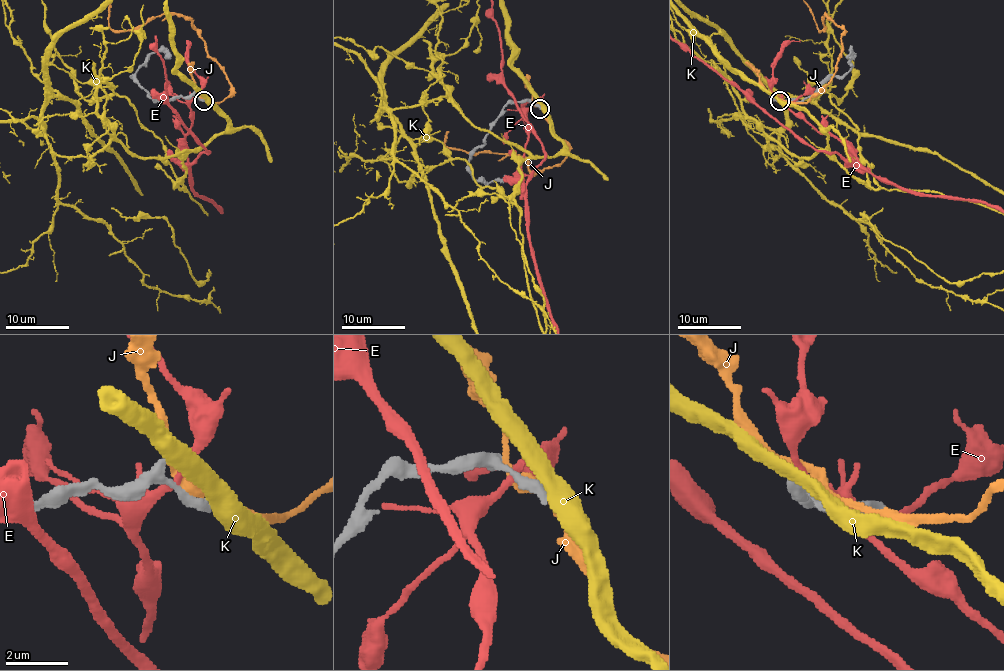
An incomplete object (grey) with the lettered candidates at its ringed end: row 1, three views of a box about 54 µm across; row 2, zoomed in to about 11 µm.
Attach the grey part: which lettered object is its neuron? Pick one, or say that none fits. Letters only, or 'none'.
none

